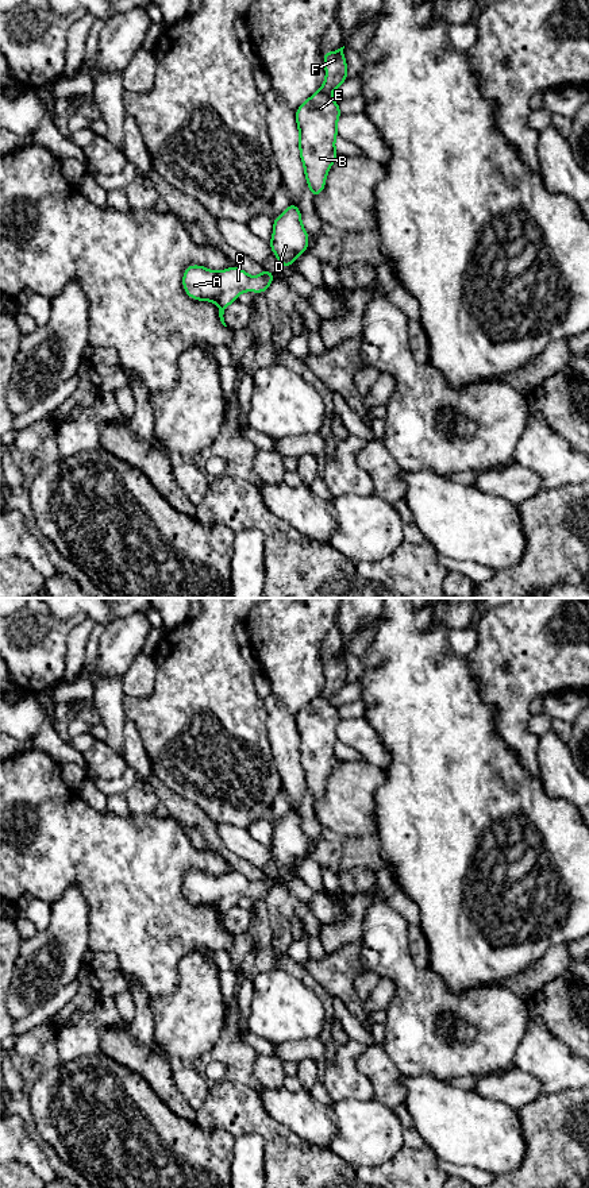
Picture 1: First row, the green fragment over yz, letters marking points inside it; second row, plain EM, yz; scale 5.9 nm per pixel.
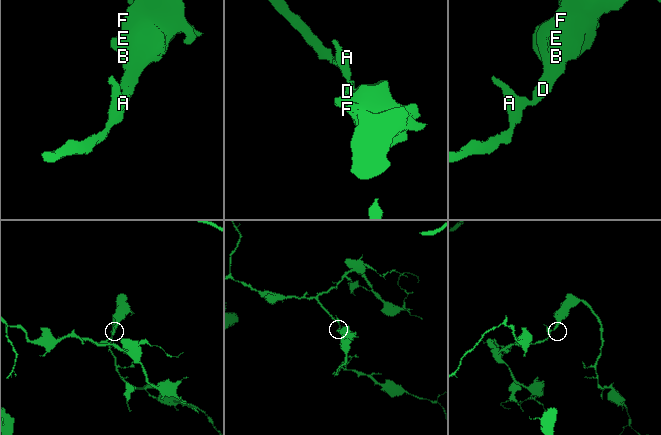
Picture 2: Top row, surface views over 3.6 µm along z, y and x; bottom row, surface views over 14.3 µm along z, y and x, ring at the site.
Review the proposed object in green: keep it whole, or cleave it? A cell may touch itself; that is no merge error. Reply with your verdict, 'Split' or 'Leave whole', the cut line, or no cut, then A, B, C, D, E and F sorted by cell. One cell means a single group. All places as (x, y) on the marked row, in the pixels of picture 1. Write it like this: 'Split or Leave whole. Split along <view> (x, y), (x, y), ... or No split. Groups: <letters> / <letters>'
Leave whole. No split. Groups: A B C D E F

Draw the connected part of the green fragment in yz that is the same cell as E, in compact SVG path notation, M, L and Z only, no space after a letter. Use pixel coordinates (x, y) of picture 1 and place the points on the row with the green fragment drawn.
M344 46L322 55L326 80L322 88L296 109L300 158L313 198L324 190L327 174L339 157L335 139L342 113L331 93L347 80L343 49Z

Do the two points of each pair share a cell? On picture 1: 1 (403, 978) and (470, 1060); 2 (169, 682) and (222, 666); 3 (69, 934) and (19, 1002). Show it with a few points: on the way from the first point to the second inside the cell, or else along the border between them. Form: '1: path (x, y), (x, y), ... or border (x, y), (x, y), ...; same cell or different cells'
1: path (415, 1003), (415, 1023), (445, 1053); same cell
2: path (183, 682), (206, 682), (208, 679); same cell
3: path (56, 951), (35, 976), (31, 986); same cell

